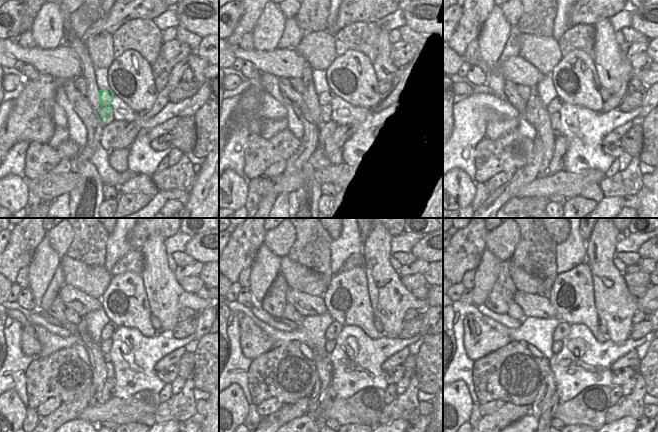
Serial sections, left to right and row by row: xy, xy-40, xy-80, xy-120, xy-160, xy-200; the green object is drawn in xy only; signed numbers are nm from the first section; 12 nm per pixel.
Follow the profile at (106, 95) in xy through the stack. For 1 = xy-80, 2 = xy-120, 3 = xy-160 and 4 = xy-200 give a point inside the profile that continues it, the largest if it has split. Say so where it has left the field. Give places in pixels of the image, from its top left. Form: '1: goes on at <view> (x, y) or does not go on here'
1: goes on at xy-80 (554, 106)
2: goes on at xy-120 (109, 330)
3: goes on at xy-160 (334, 329)
4: goes on at xy-200 (562, 330)

